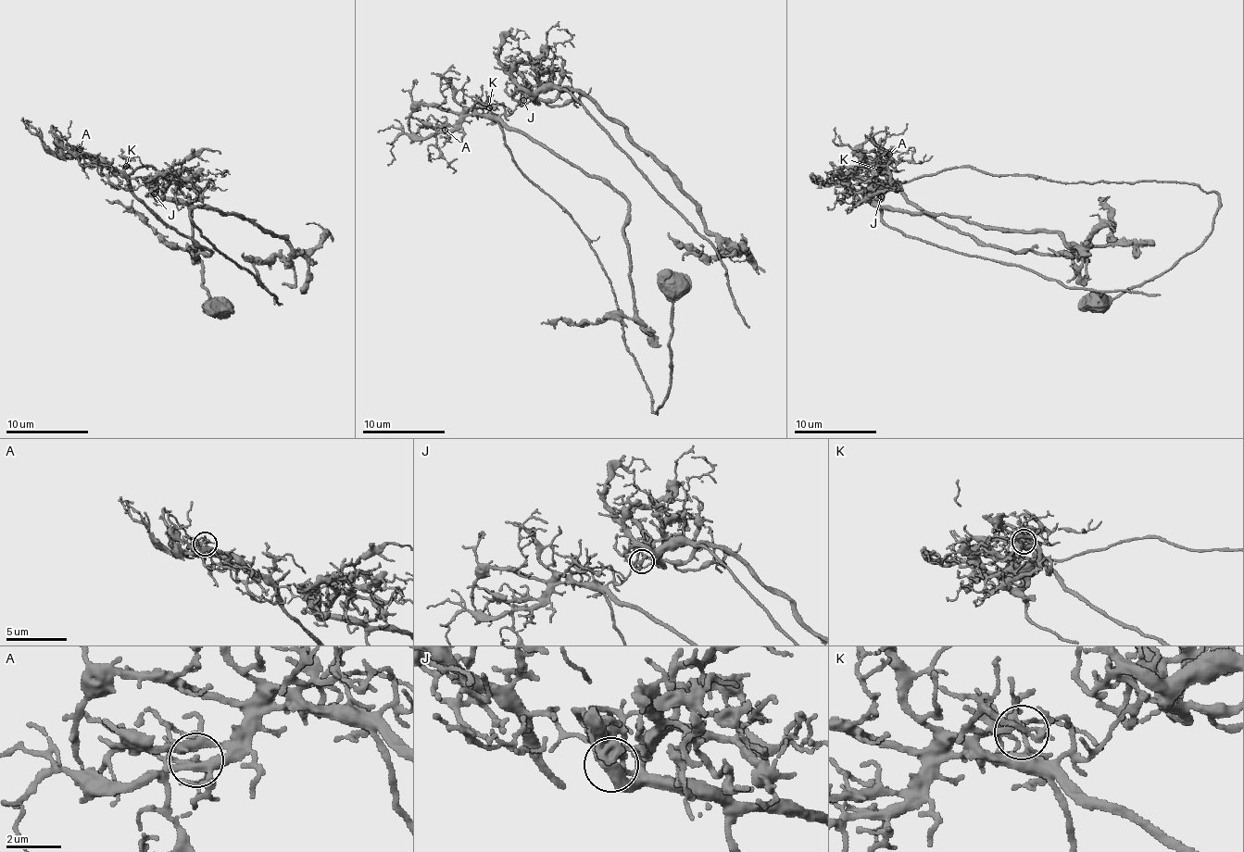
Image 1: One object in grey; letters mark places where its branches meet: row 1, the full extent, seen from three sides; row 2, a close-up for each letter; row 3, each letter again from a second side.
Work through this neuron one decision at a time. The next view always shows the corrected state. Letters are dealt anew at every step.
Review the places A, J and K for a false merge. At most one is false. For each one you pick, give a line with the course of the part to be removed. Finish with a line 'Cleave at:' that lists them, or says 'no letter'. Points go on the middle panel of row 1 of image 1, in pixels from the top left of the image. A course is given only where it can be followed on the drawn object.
J: foreign part runs (523, 101), (554, 88), (582, 104), (668, 205), (716, 252), (734, 306), (749, 328)
Cleave at: J

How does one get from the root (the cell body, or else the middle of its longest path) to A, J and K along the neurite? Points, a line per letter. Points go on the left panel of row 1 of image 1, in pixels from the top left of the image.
A: (145, 166), (138, 168), (128, 179), (107, 161), (90, 159), (80, 149)
J: (145, 166), (138, 168), (128, 179), (133, 178), (153, 194)
K: (145, 166), (138, 168), (128, 179), (124, 169), (126, 166)

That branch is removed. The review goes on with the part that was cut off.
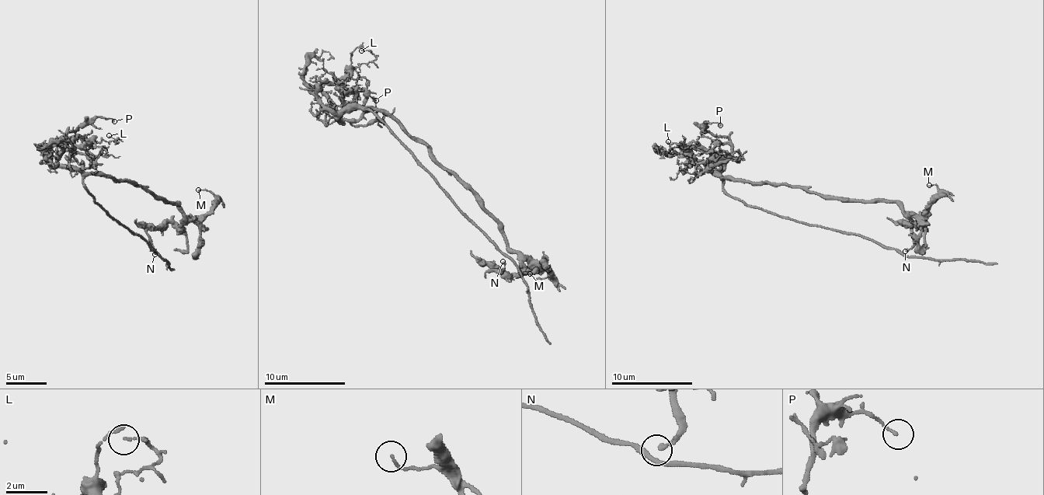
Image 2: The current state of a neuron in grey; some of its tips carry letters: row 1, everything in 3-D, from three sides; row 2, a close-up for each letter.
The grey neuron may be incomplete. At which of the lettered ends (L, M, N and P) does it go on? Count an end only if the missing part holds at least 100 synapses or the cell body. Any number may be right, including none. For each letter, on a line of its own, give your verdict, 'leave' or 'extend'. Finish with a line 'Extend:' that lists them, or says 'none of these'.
L: leave
M: leave
N: leave
P: leave
Extend: none of these

